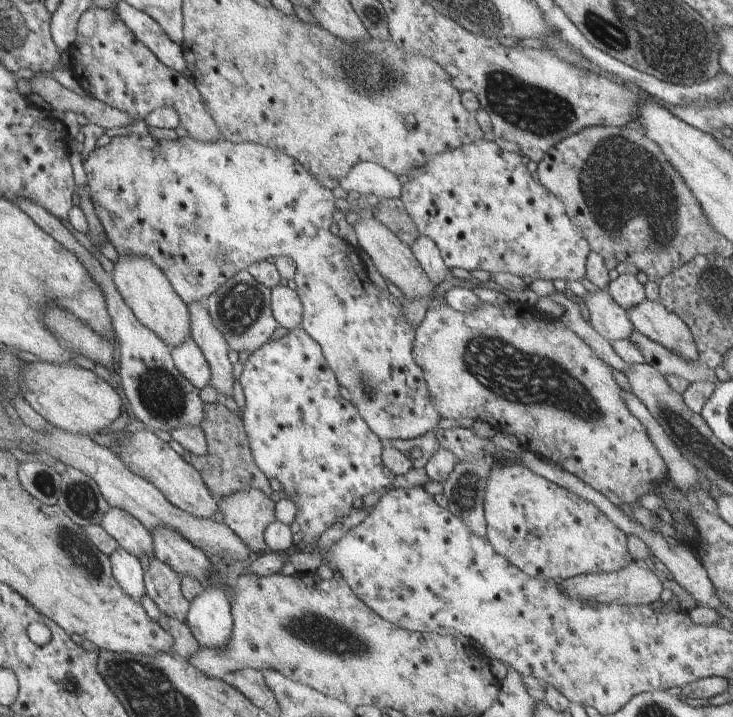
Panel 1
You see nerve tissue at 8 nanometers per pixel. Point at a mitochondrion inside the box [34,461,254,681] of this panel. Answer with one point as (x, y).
(85, 560)

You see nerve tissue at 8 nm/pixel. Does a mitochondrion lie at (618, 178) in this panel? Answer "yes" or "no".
yes

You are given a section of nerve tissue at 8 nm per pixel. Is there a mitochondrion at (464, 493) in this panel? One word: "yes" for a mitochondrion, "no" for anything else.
yes

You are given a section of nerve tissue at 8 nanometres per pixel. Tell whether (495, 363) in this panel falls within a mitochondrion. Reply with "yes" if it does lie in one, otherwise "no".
yes

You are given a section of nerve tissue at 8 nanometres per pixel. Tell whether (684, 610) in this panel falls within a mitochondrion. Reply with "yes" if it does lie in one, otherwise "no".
no

